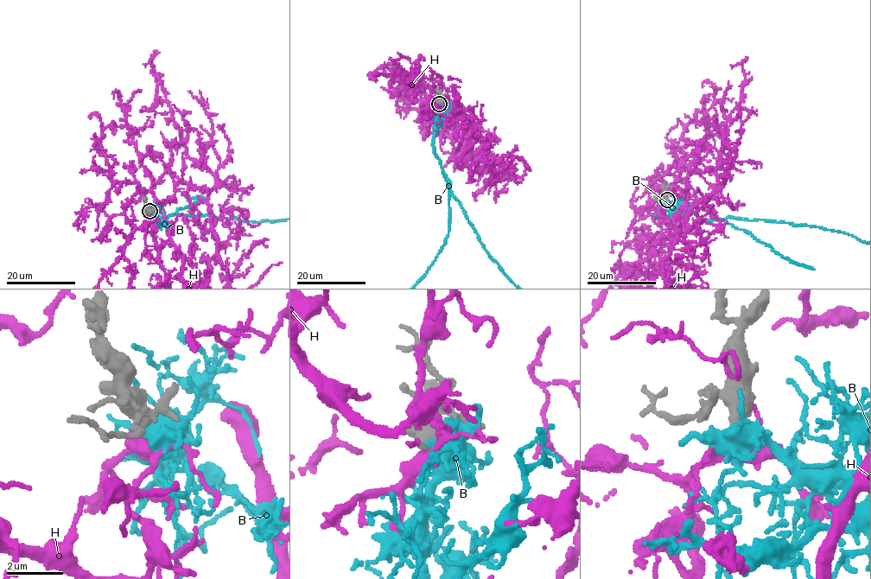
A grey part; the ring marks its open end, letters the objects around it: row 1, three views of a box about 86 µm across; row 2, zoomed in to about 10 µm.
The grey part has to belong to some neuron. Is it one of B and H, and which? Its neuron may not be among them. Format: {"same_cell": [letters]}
{"same_cell": []}

